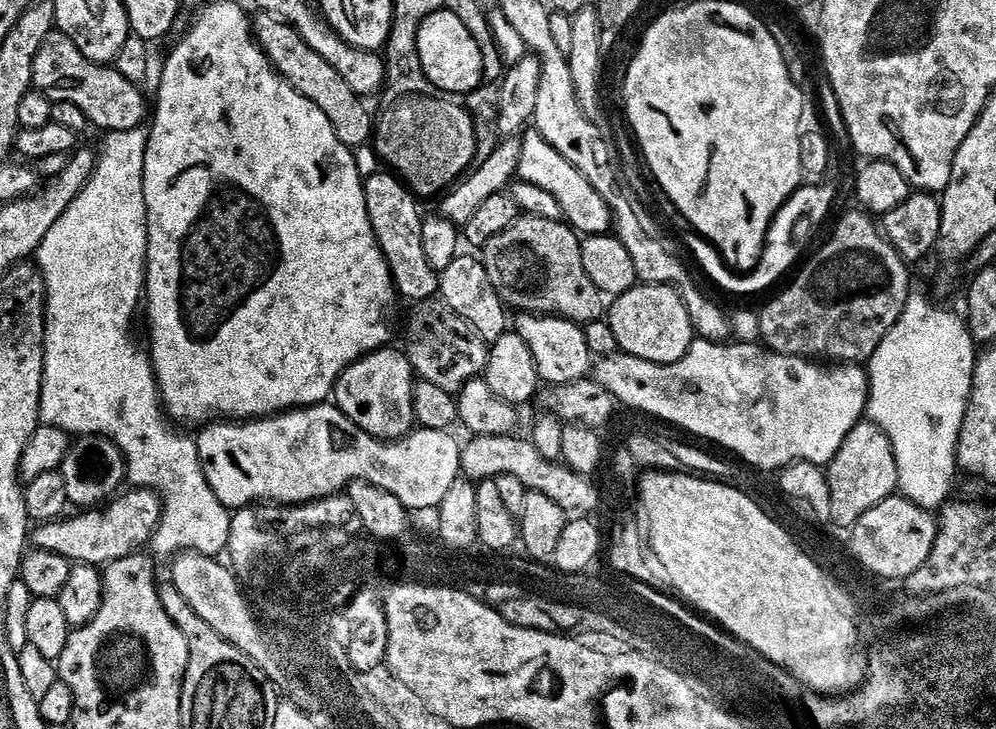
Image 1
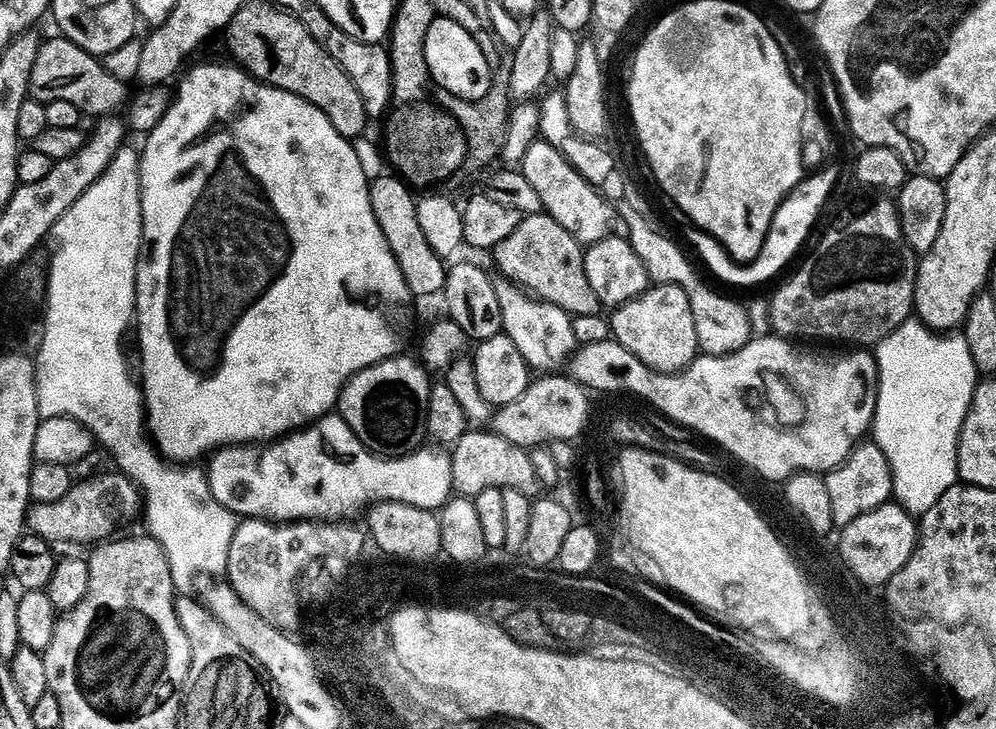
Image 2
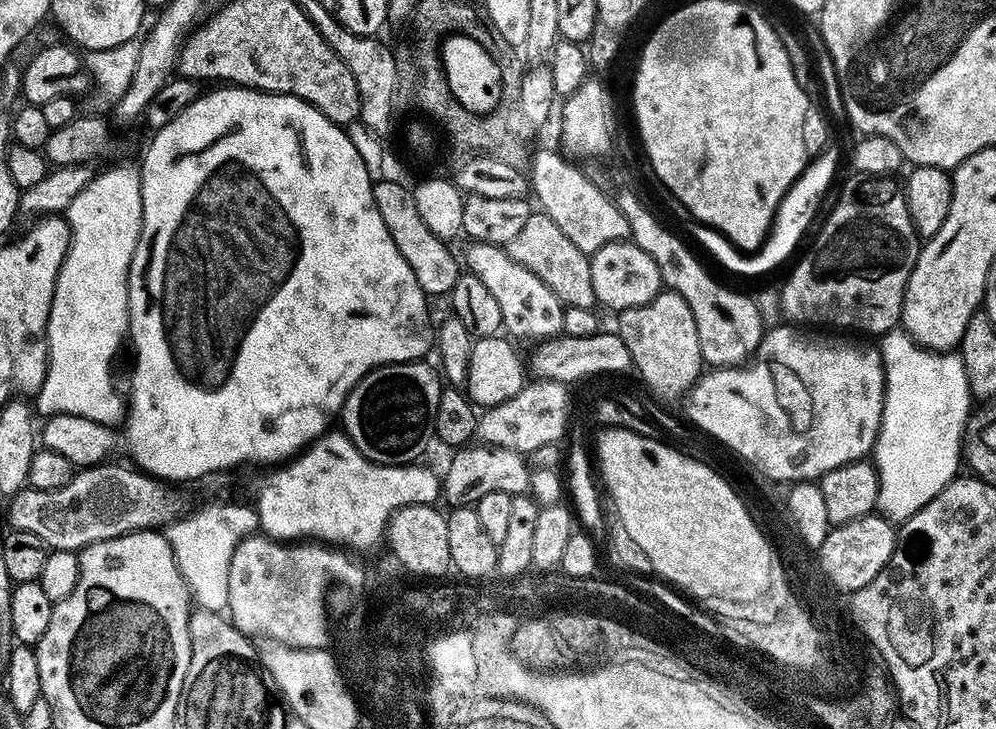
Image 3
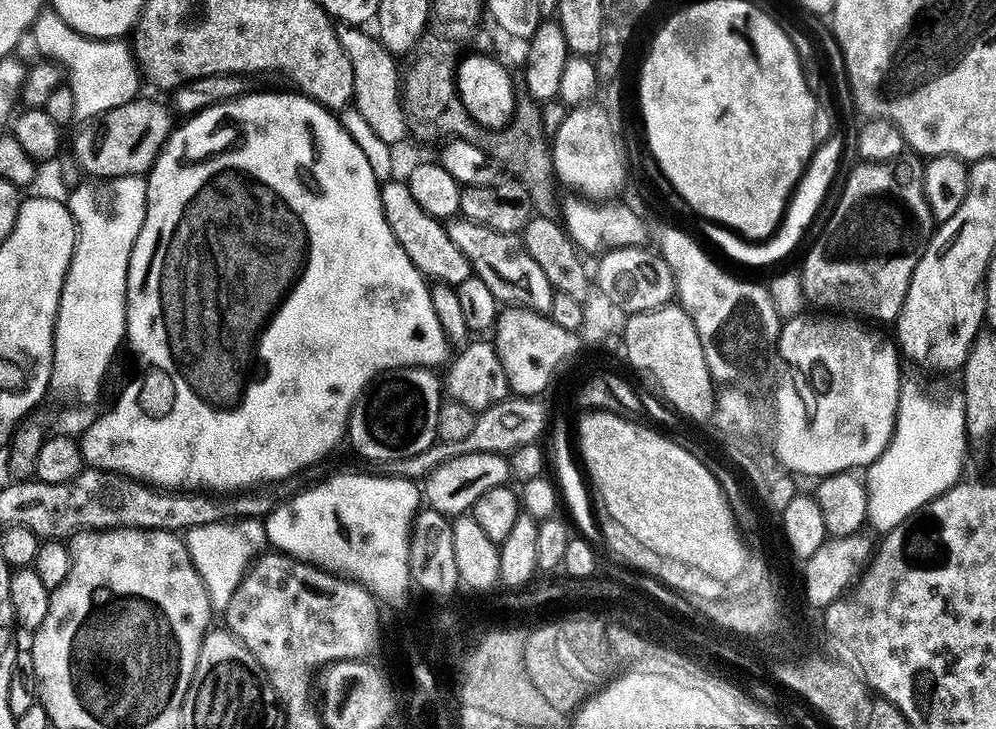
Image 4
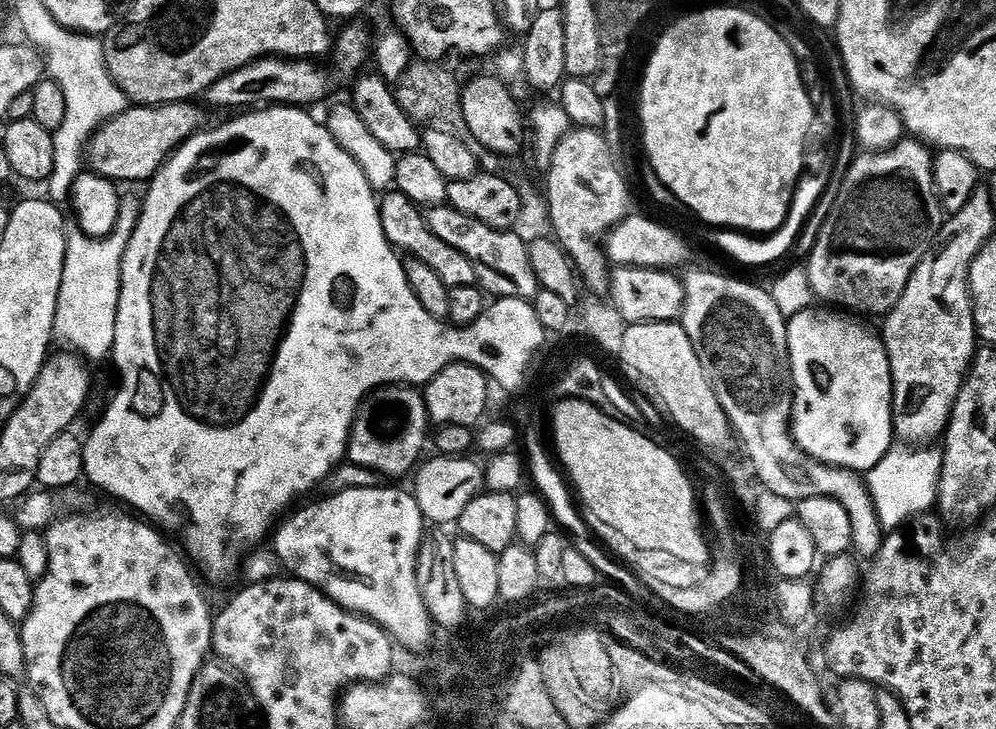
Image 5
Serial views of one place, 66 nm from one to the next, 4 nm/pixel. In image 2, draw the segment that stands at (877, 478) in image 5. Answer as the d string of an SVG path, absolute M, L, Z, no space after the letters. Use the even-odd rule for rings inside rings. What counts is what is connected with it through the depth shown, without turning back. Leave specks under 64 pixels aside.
M916 318L908 319L881 344L875 345L874 355L878 383L876 418L870 432L874 443L890 462L895 503L912 513L913 517L920 518L958 482L956 451L964 419L976 393L978 369L974 358L970 358L970 346L966 346L963 335L934 332Z

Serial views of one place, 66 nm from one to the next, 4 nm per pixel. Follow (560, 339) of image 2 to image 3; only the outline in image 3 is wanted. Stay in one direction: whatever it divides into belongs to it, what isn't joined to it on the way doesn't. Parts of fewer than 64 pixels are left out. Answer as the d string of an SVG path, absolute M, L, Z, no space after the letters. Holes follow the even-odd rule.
M493 244L469 245L464 261L467 271L476 275L500 306L502 325L507 335L515 341L540 344L557 339L564 331L564 305L553 291L536 274L512 261L505 249Z

